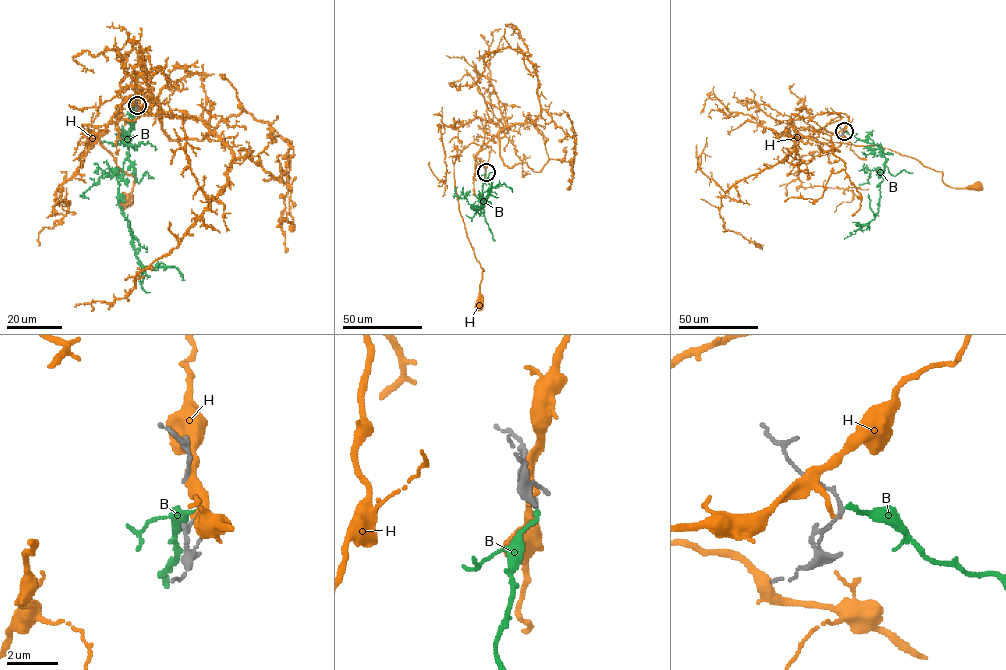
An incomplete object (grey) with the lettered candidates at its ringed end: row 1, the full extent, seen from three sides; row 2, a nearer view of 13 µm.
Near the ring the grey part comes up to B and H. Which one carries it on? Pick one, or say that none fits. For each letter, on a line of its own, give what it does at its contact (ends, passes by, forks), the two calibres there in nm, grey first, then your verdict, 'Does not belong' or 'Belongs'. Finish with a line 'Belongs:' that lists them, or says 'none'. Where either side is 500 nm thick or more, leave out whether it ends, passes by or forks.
B: It ends there. Thickness 140 nm (grey) against 180 nm. Belongs
H: It ends there. Thickness 140 nm (grey) against 150 nm. Does not belong
Belongs: B

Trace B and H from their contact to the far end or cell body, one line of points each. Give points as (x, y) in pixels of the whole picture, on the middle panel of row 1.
B: (486, 172), (480, 213), (474, 208), (475, 211), (475, 208), (484, 204), (491, 188), (504, 184), (512, 192)
H: (485, 171), (490, 149), (486, 144), (469, 143), (453, 164), (458, 208), (468, 239), (484, 270), (480, 305)

